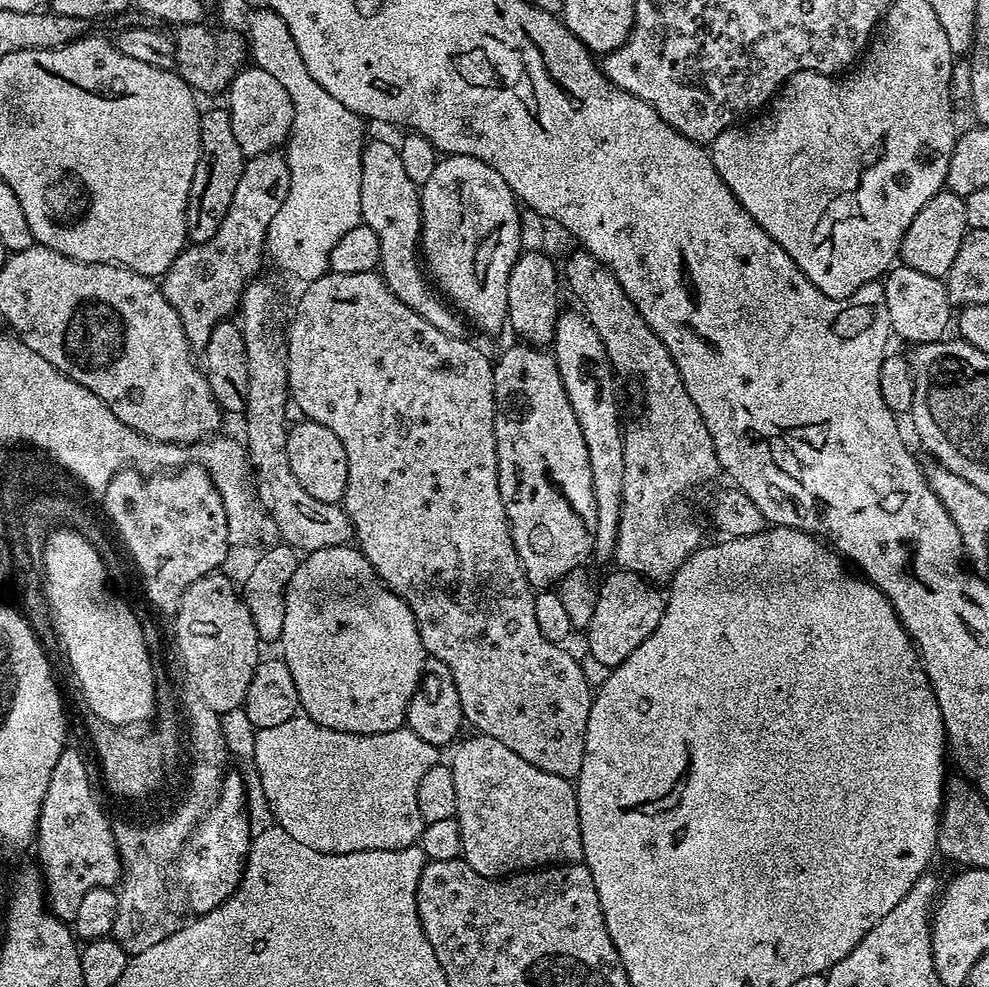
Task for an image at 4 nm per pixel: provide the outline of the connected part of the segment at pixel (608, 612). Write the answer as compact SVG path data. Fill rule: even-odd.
M612 570L612 573L605 580L602 580L598 594L598 606L594 609L594 618L590 618L590 626L586 630L586 636L588 636L589 654L598 663L605 664L605 669L614 669L623 660L630 658L630 654L634 654L634 650L638 650L638 646L642 646L642 642L646 642L646 638L650 638L650 634L654 634L658 622L662 622L666 596L665 593L660 593L656 588L659 587L653 581L645 580L636 572L623 570Z

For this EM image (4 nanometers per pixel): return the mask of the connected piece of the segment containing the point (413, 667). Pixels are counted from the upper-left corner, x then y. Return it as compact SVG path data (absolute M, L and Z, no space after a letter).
M339 544L333 548L314 550L297 563L286 590L286 622L282 626L278 647L284 651L282 653L284 665L288 667L290 674L294 674L294 686L298 686L298 698L303 715L309 716L314 722L332 730L356 734L380 734L405 727L410 698L424 675L426 653L410 606L376 575L368 559L360 553L359 547Z

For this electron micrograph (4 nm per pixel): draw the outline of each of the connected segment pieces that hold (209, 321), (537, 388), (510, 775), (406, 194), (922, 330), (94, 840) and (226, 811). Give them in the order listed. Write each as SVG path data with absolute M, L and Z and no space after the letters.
M283 151L263 152L261 156L245 159L242 178L238 178L238 186L234 186L234 202L230 202L230 210L226 210L218 232L201 244L189 243L184 251L178 254L178 258L174 258L170 270L164 273L164 296L170 306L178 310L178 318L182 318L186 338L193 349L203 350L210 342L210 334L214 334L214 326L229 319L239 309L245 286L259 273L256 271L260 268L260 259L265 259L268 227L270 222L274 222L274 214L278 214L282 202L286 200L289 188L290 170Z
M516 342L513 348L508 348L500 357L495 357L492 369L494 378L494 398L496 399L496 453L498 454L498 490L502 494L502 502L506 506L506 514L510 522L510 530L514 538L514 550L518 550L520 565L533 589L544 590L549 586L559 585L560 579L570 570L581 567L587 556L593 555L596 546L596 498L594 496L594 478L590 468L590 454L586 448L586 438L582 436L582 426L574 414L574 406L570 406L570 398L566 396L566 386L562 384L560 370L556 365L556 357L551 351L540 346Z
M472 734L469 740L463 740L455 745L450 767L454 774L454 791L458 793L455 818L462 830L462 858L467 864L483 876L503 878L521 870L583 861L582 830L573 781L530 766L526 758L514 754L510 746L502 746L498 738Z
M369 139L364 146L362 154L362 194L360 195L360 219L363 223L378 234L378 246L380 247L380 267L379 275L383 276L386 286L399 298L414 314L426 318L430 326L438 326L442 334L463 337L466 321L457 312L455 307L437 289L422 263L422 253L420 251L420 189L406 174L402 166L400 149L395 143L387 144L384 140Z
M896 266L883 277L882 283L886 290L886 310L890 310L890 326L897 337L909 340L912 346L945 339L944 331L950 328L954 306L948 300L948 286L941 277Z
M65 747L58 758L58 766L54 766L54 774L50 774L50 786L34 837L50 911L65 922L75 921L82 894L95 888L112 888L122 876L122 861L116 851L109 817L104 817L92 793L88 768L79 750L72 747Z
M232 770L221 782L219 800L193 827L186 847L178 856L180 880L188 887L188 900L192 903L193 913L203 914L214 910L233 896L244 876L244 861L248 858L252 838L243 778L239 771Z

